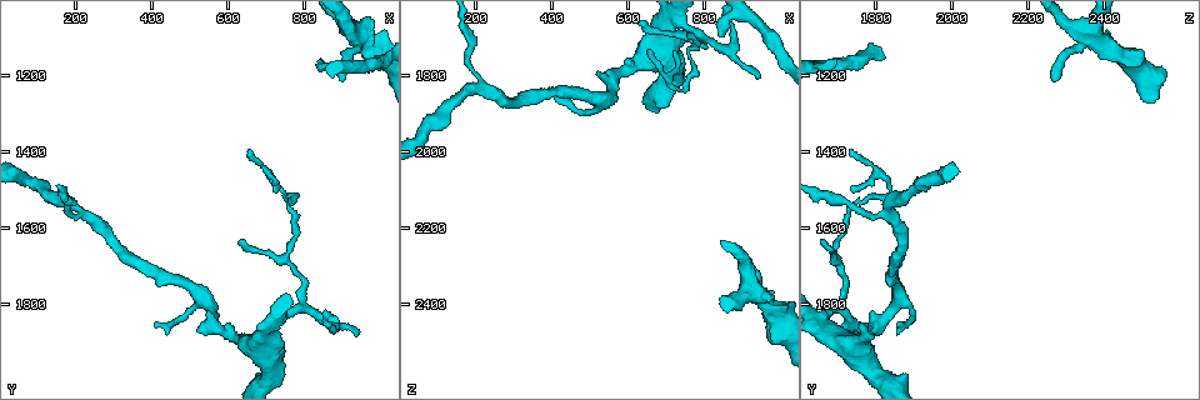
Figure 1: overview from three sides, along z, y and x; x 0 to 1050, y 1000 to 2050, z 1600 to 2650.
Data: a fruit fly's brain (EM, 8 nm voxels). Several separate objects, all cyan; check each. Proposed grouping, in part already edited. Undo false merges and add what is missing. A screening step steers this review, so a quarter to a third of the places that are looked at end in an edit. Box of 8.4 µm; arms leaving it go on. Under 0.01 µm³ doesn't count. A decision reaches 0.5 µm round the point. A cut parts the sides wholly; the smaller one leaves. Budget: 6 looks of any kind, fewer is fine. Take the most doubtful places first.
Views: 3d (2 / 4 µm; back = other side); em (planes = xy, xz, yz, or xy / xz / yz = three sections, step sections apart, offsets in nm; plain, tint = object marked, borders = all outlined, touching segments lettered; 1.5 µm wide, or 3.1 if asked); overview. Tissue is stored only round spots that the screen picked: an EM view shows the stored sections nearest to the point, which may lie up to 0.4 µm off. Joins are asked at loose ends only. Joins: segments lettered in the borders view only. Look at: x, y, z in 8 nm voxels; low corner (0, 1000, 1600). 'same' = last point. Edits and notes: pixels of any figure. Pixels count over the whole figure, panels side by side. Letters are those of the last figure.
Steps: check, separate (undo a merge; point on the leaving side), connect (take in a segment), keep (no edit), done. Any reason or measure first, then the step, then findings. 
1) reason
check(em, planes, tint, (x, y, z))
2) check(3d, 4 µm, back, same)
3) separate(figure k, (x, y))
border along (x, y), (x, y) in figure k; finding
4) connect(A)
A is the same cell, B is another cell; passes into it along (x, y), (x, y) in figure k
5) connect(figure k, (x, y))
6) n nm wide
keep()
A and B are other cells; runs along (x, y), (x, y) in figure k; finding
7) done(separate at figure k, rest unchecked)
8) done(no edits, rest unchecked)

check(em, planes, borders, (400, 1850, 1850))

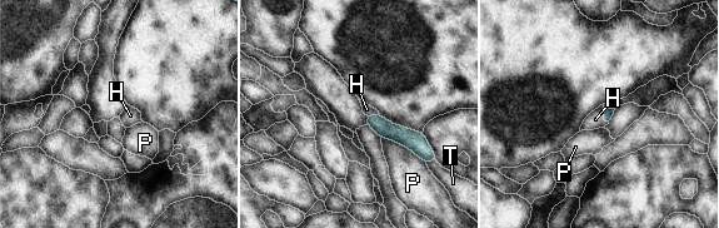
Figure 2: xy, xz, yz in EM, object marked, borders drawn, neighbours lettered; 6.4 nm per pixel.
P touches over 340 nm
connect(H)
H is the same cell, P and T are other cells; the cell continues

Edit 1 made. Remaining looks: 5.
abrupt turn
check(3d, 2 µm, (875, 1855, 1720))

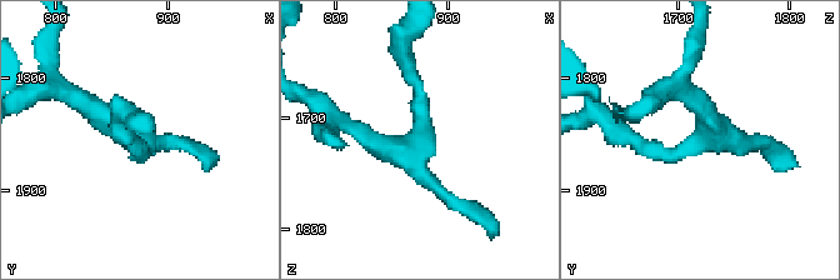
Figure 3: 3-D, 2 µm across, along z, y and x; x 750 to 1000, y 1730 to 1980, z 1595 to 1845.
need the tissue
check(em, planes, tint, (872, 1856, 1722))

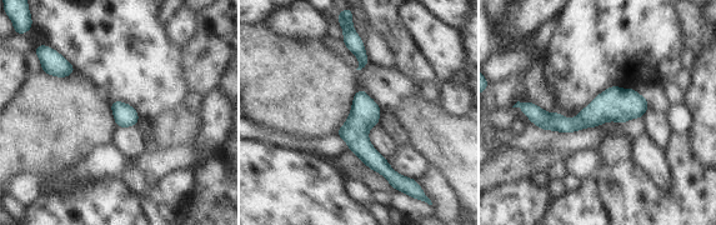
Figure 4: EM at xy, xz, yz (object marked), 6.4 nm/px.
check(em, planes, borders, same)

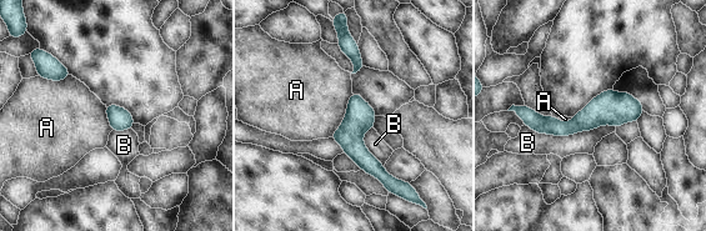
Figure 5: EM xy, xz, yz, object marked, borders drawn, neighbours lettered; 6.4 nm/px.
150 nm wide
keep()
A and B are other cells; border along (352, 94), (344, 120), (330, 136) in figure 5; all the same cell

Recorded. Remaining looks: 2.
tapers out
check(3d, 4 µm, (655, 1400, 1730))

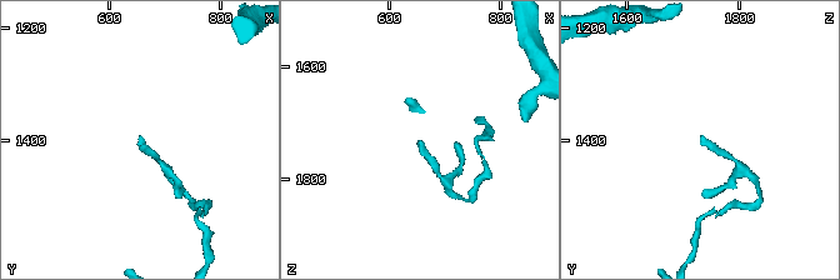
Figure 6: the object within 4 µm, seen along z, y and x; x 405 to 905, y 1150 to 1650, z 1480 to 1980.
check(em, planes, borders, (655, 1395, 1735))

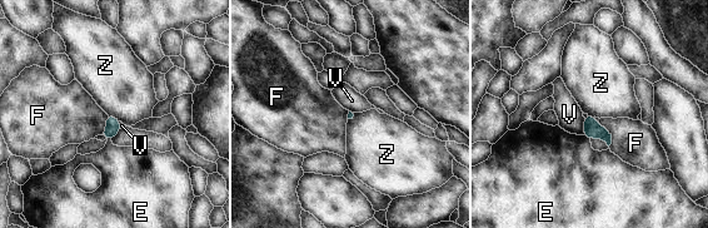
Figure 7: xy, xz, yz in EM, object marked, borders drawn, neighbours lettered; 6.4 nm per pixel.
keep()
E, F, V and Z are other cells; border along (593, 117), (611, 134), (609, 145) in figure 7; none of them fits

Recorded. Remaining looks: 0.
done(connect at figure 2, rest unchecked)

